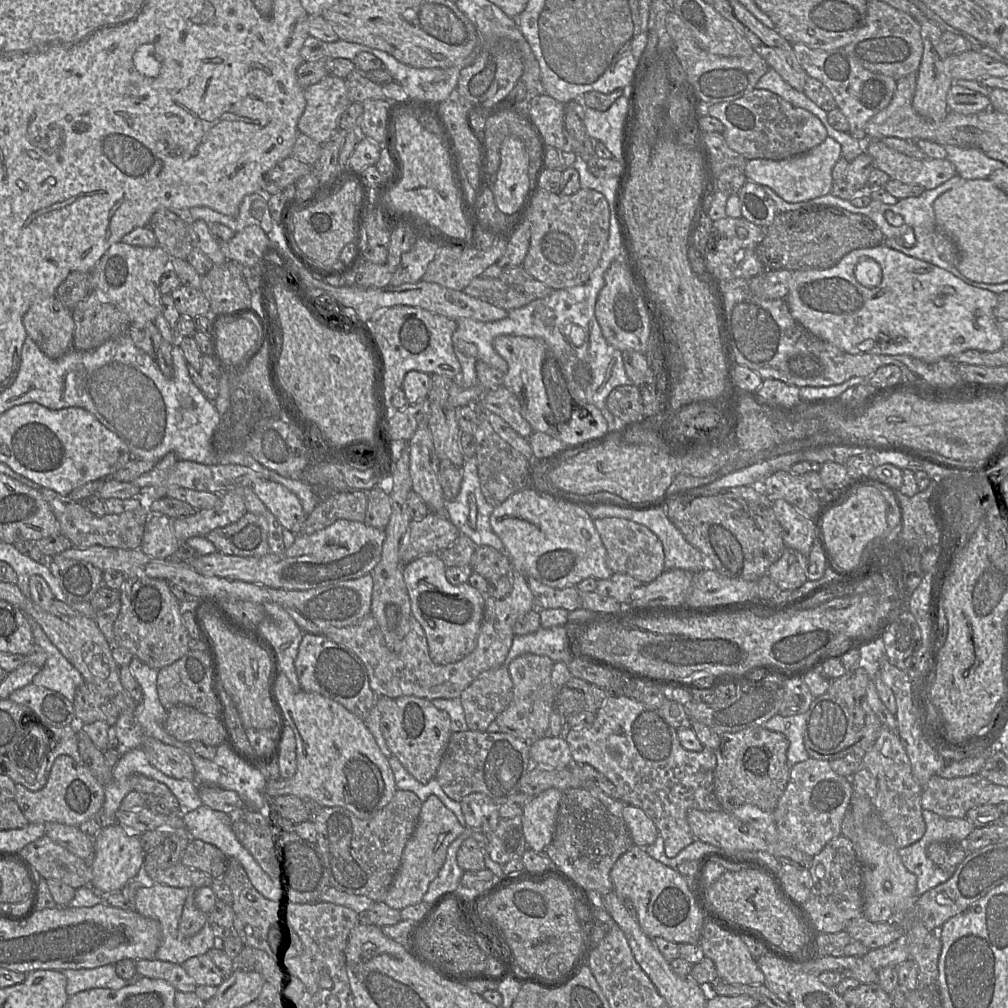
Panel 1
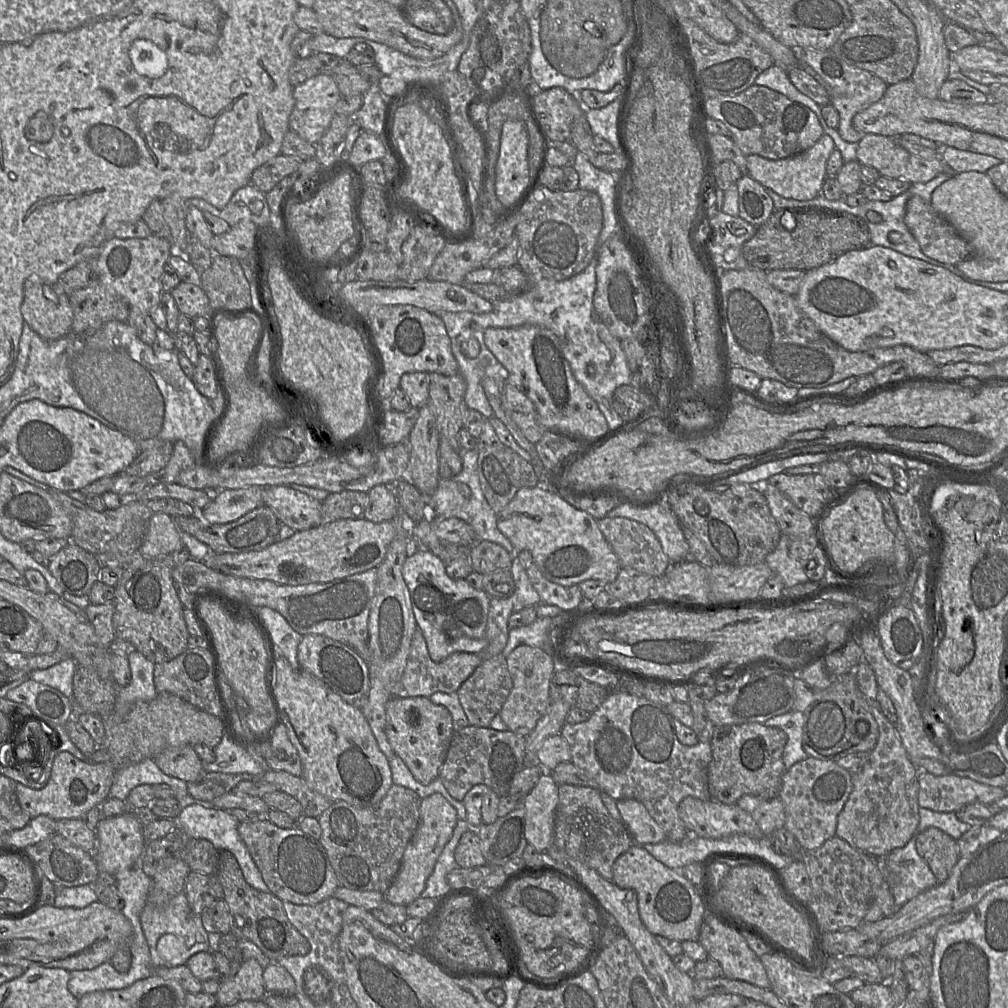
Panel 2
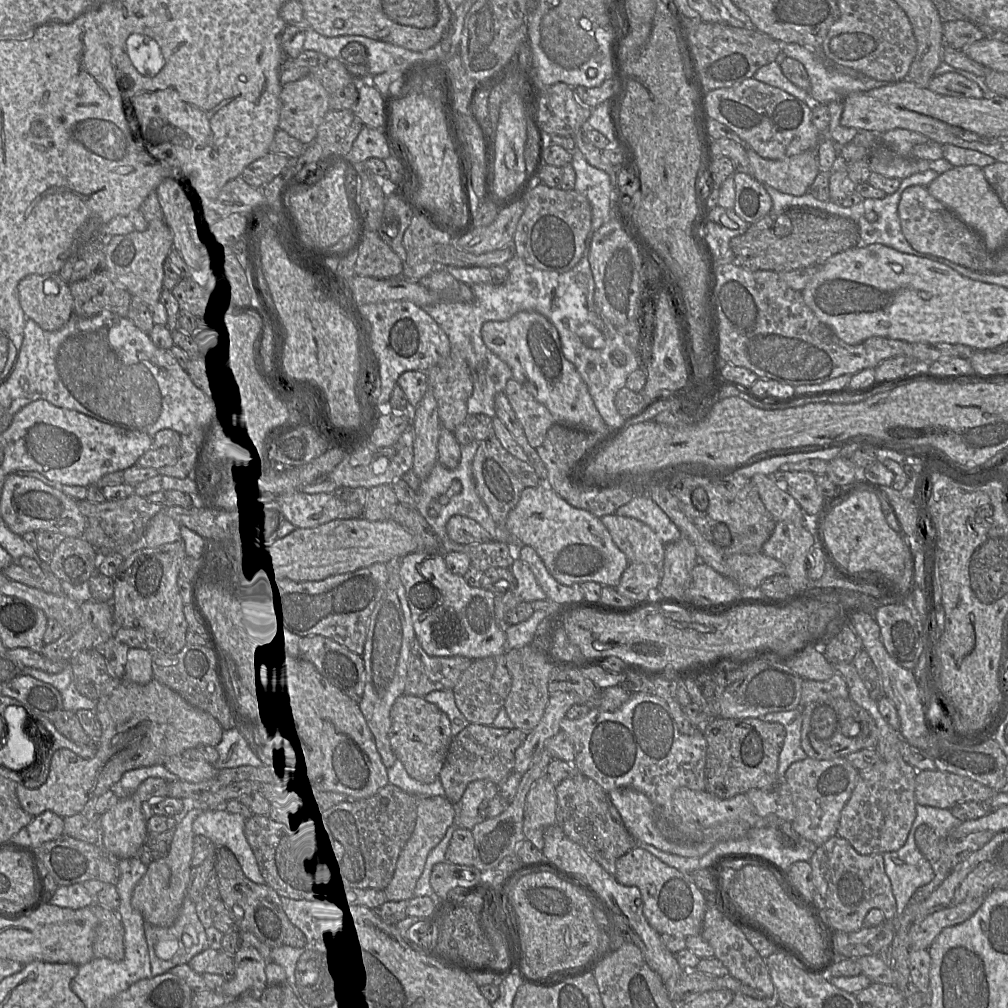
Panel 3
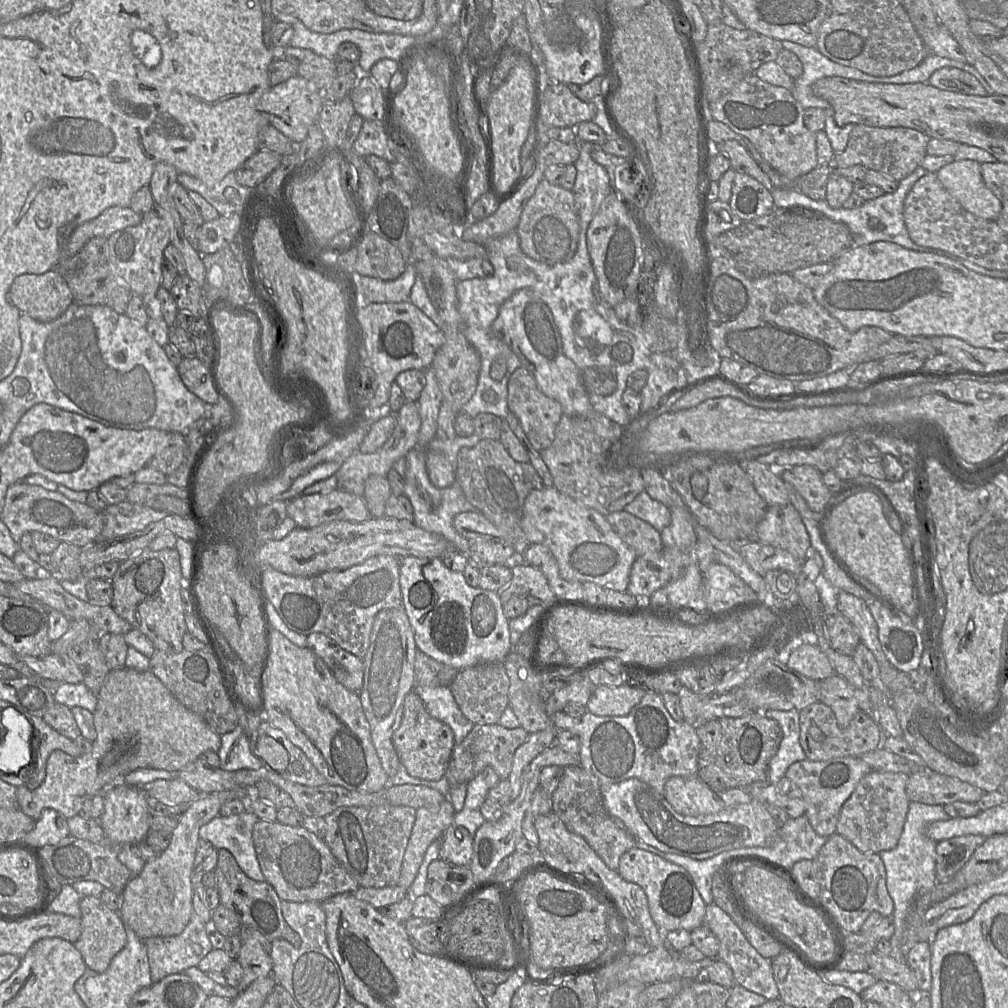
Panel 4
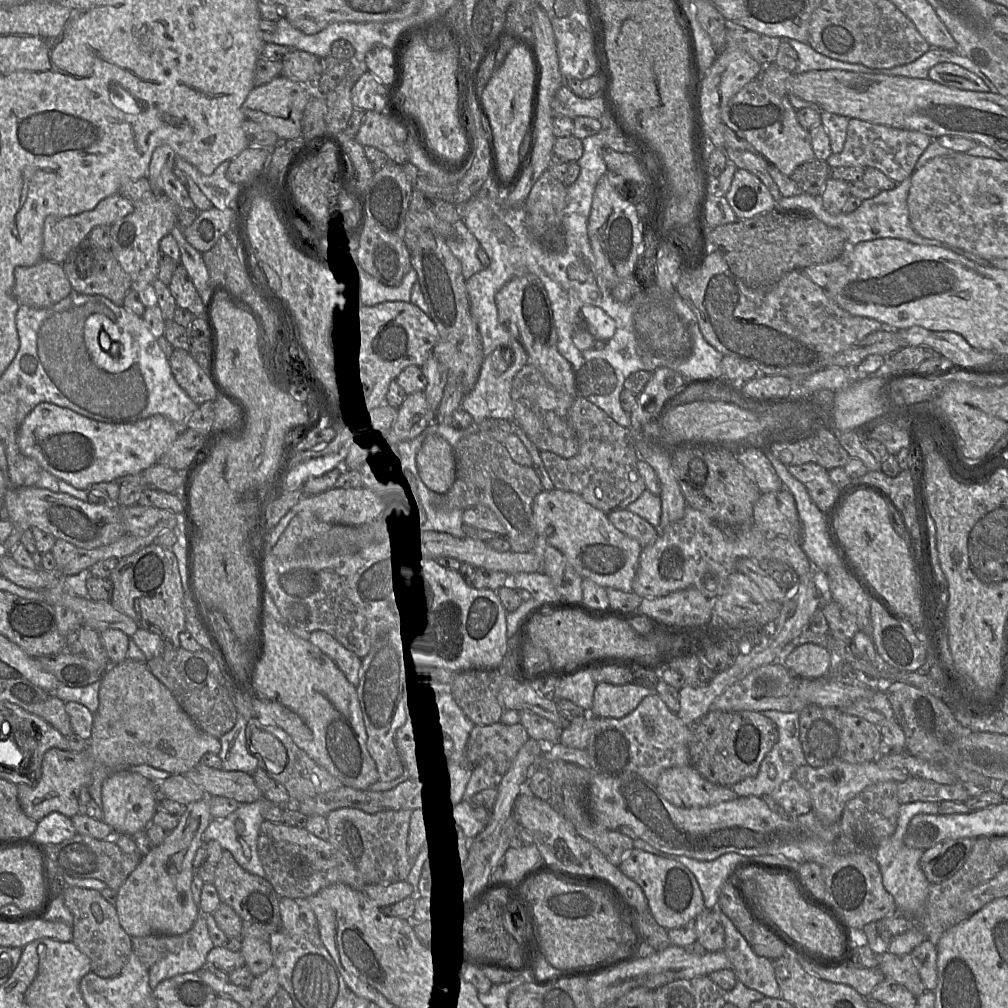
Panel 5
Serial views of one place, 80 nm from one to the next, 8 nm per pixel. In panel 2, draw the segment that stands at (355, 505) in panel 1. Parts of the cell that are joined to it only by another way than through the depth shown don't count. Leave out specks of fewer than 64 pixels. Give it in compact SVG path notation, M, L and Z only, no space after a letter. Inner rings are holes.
M345 490L330 493L322 502L321 525L341 519L363 519L368 504L368 492Z

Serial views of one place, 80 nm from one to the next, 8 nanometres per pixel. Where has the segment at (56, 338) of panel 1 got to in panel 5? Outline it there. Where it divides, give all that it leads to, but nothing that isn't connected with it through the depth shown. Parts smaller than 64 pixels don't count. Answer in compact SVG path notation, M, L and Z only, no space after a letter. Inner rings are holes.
M48 259L14 269L13 294L20 305L48 308L66 298L72 290L62 265Z

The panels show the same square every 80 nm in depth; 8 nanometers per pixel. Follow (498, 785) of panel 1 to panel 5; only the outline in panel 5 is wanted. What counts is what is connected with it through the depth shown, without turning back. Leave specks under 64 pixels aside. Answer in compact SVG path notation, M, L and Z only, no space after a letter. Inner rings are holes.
M499 721L475 725L466 743L466 757L473 766L484 757L492 758L497 774L503 776L528 739L529 735L521 723L506 725Z

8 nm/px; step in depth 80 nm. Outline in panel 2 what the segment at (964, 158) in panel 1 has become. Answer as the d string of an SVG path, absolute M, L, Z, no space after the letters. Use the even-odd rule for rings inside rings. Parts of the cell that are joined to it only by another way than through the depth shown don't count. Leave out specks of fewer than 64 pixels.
M940 146L939 157L944 162L945 173L963 173L976 171L986 173L990 168L1002 163L1001 160L990 155L959 150L951 146Z

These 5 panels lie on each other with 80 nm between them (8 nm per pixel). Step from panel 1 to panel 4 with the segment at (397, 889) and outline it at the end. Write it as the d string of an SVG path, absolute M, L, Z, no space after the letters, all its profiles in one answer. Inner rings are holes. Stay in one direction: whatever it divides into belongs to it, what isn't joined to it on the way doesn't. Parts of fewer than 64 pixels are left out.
M448 797L439 807L421 807L416 810L415 822L404 852L397 884L408 890L408 895L428 847L434 841L440 840L446 829L453 824L455 814Z

